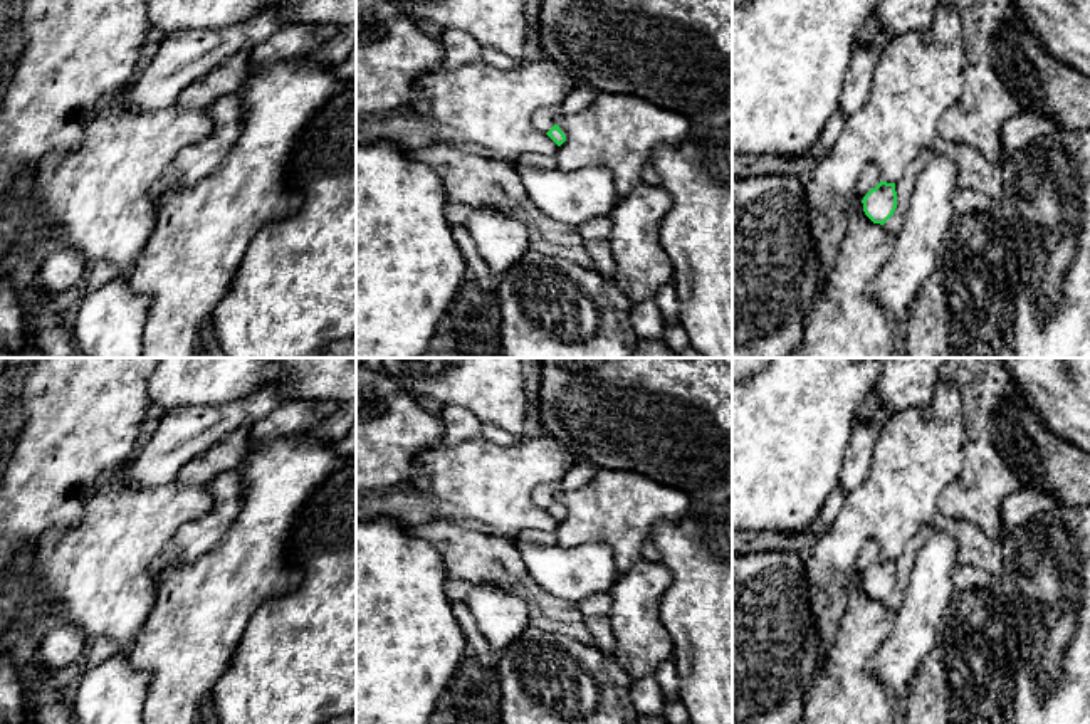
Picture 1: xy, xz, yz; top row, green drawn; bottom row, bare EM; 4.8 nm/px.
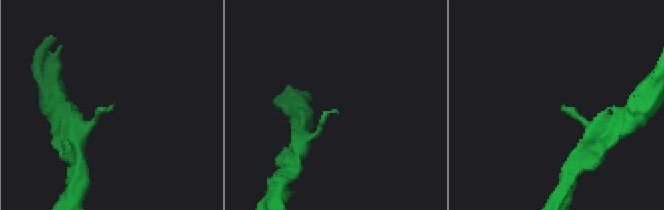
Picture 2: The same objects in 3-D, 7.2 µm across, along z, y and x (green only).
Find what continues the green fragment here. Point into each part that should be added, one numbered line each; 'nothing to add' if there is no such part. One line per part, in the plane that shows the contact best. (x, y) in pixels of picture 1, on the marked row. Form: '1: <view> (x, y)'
1: yz (869, 178)

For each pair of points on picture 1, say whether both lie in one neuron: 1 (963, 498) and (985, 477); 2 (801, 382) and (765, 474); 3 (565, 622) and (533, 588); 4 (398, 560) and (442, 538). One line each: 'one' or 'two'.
1: one
2: one
3: one
4: two

